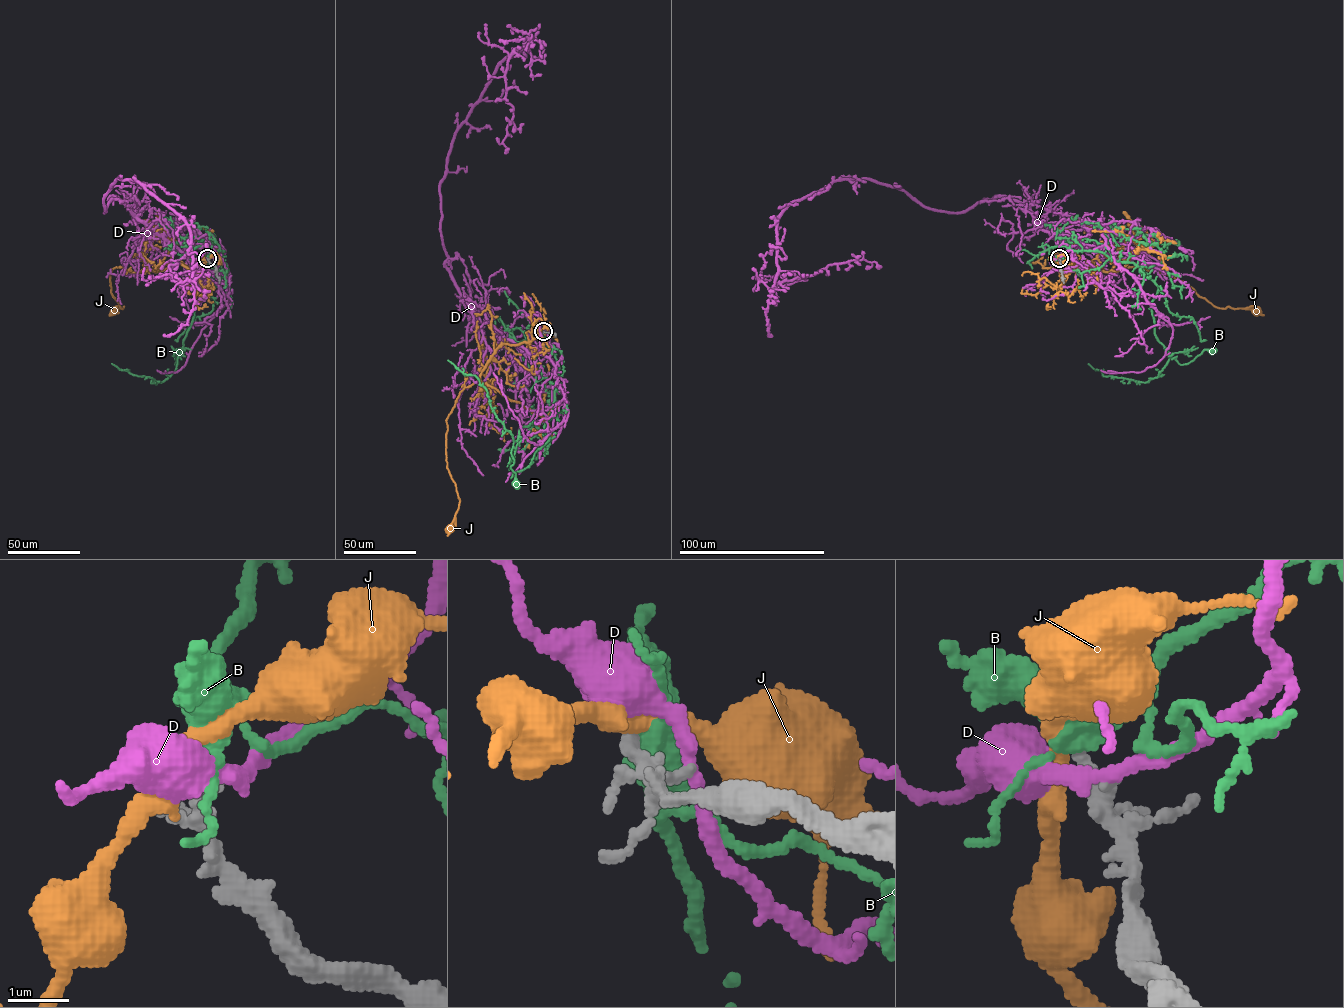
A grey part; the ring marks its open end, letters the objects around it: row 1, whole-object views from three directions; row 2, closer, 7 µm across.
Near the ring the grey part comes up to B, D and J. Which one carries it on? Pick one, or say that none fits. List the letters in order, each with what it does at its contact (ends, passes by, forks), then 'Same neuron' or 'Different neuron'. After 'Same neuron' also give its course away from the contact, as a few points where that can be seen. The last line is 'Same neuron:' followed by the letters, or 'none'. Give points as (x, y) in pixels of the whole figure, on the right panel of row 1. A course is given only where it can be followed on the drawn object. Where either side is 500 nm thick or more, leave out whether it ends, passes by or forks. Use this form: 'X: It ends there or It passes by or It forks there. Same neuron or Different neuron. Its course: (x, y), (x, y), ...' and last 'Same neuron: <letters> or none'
B: It forks there. Different neuron
D: It passes by. Different neuron
J: It forks there. Different neuron
Same neuron: none

